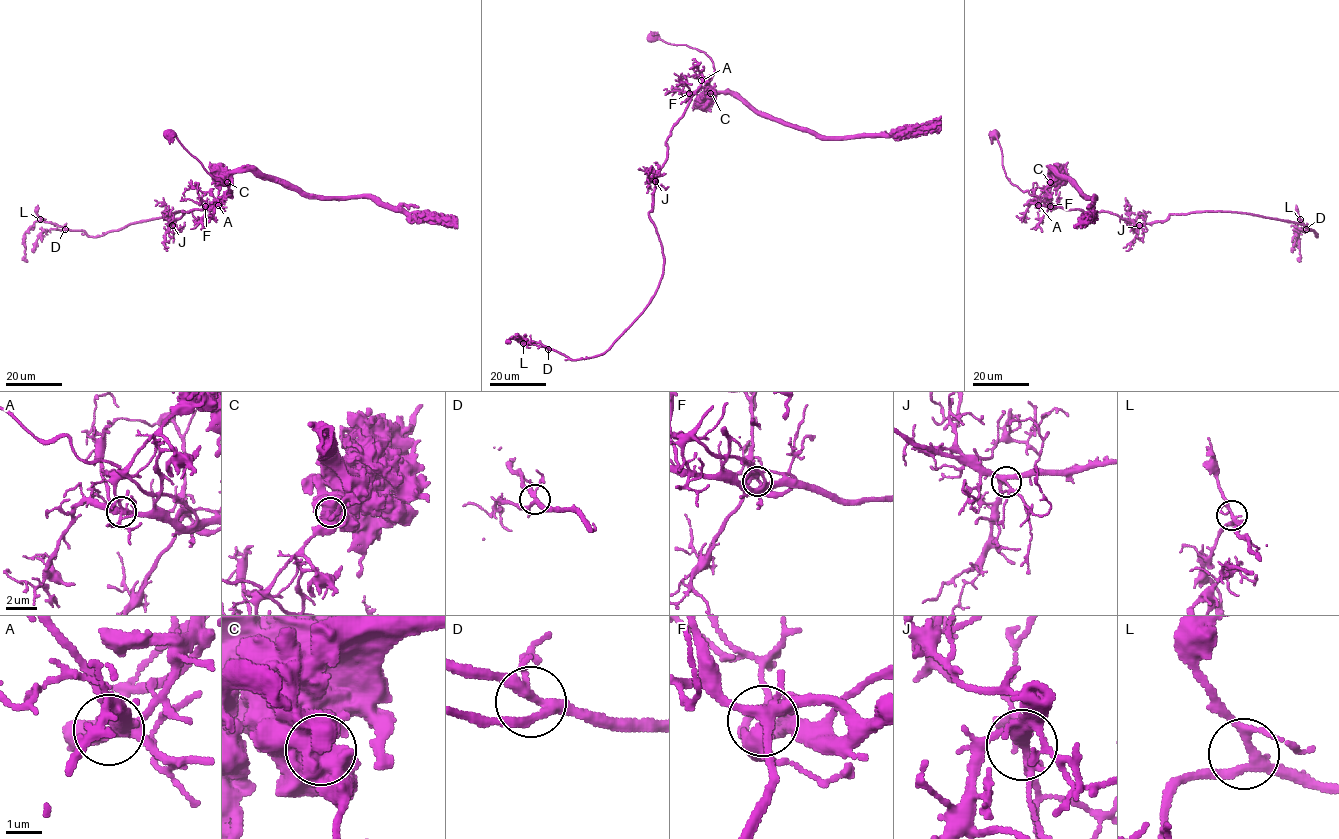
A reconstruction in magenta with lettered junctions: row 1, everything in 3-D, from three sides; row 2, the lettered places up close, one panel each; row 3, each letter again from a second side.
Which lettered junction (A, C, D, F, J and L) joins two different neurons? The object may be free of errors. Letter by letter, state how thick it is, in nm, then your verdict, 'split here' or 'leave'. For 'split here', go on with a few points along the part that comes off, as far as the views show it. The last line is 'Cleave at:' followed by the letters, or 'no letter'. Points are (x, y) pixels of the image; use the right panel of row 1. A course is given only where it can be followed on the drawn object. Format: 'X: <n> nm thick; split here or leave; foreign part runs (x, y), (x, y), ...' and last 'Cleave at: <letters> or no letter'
A: 360 nm thick; leave
C: 700 nm thick; split here; foreign part runs (1050, 182), (1045, 200), (1053, 206), (1136, 224), (1227, 211), (1300, 223), (1317, 236), (1300, 221), (1299, 262)
D: 280 nm thick; leave
F: 360 nm thick; leave
J: 320 nm thick; leave
L: 240 nm thick; leave
Cleave at: C

